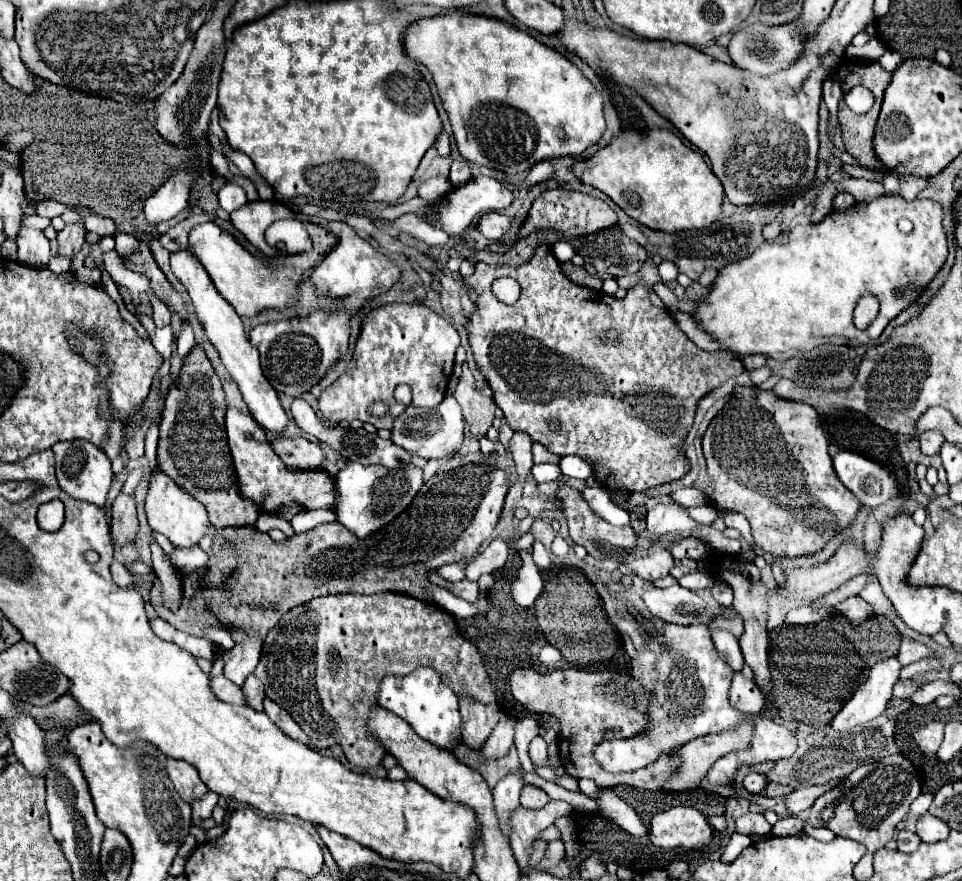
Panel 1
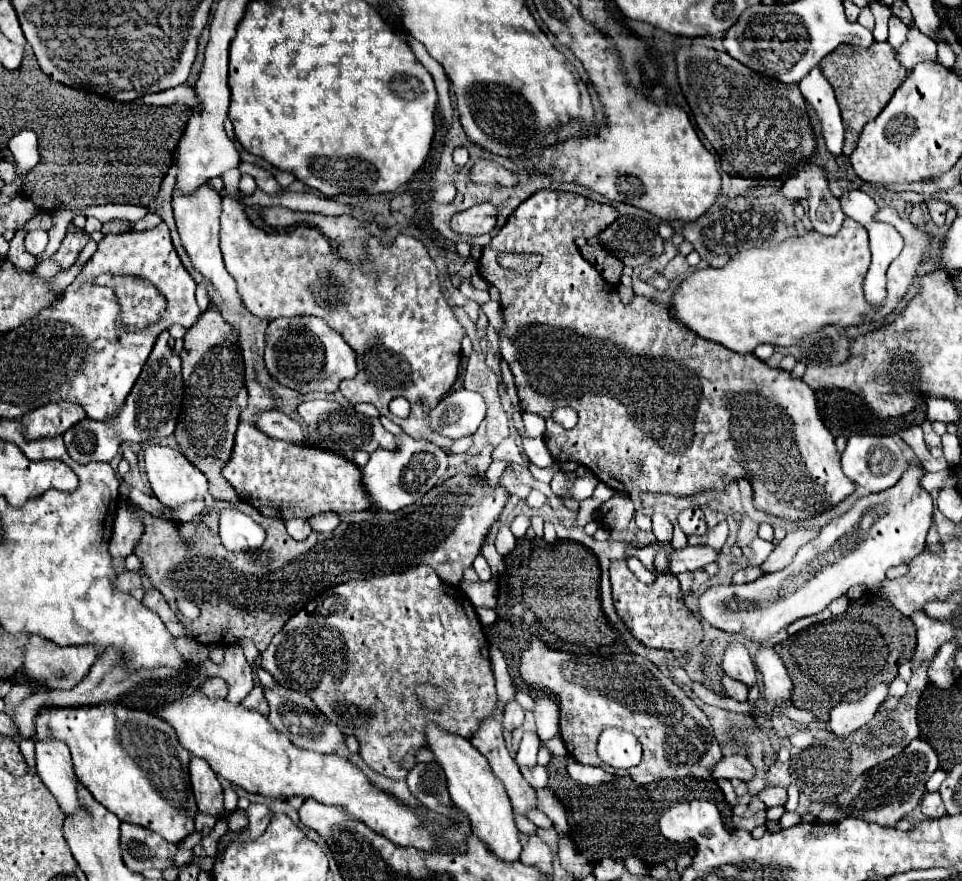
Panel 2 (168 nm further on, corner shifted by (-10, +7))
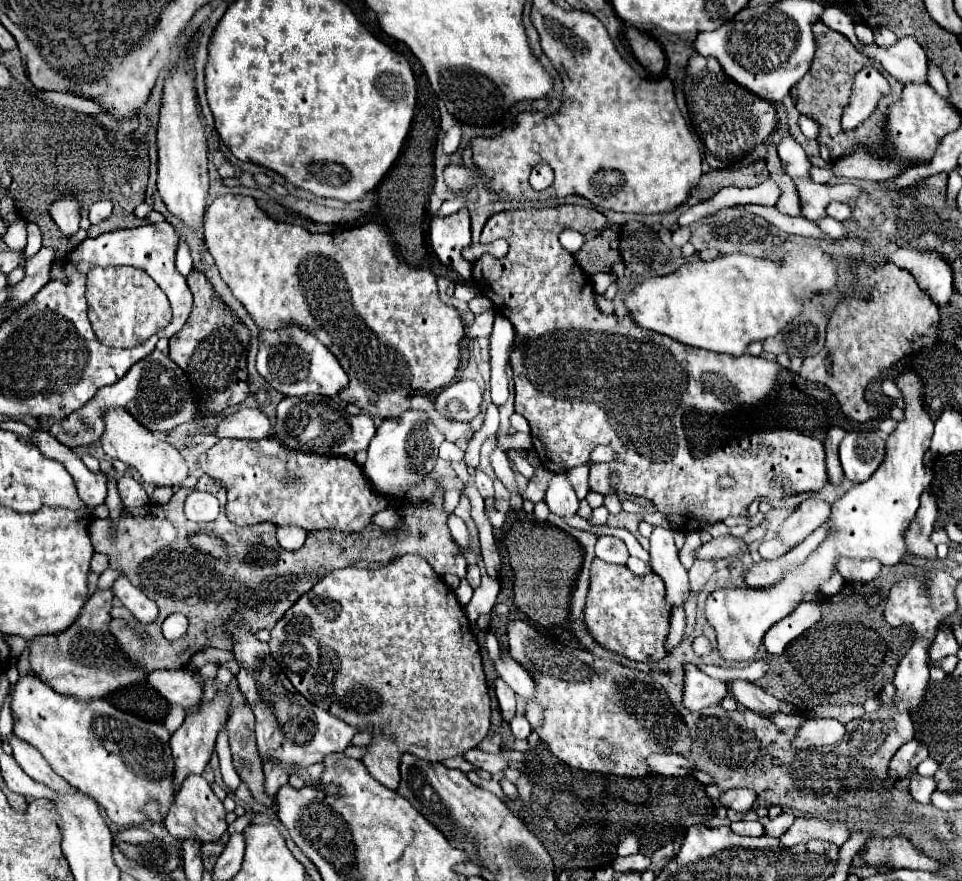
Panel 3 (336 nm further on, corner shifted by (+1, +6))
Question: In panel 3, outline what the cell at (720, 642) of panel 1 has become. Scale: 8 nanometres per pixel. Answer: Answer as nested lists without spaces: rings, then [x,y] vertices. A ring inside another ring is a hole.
[[[732,681],[732,691],[736,701],[740,701],[746,709],[754,711],[756,715],[774,717],[776,713],[780,713],[780,701],[748,681]]]

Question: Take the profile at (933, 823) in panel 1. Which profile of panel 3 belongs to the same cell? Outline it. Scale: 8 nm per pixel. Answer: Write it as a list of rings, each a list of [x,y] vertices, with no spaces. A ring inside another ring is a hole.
[[[914,773],[912,779],[910,779],[910,787],[908,787],[908,789],[910,789],[912,797],[914,797],[918,803],[930,803],[930,795],[934,793],[936,783],[934,783],[932,777],[922,777],[922,775]]]

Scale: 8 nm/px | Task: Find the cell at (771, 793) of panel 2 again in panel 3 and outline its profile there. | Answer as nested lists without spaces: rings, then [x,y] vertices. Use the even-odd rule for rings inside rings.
[[[730,789],[730,791],[726,791],[726,793],[720,795],[720,803],[724,807],[730,805],[730,809],[740,811],[740,813],[750,811],[754,801],[756,801],[756,793],[750,791],[750,789]]]

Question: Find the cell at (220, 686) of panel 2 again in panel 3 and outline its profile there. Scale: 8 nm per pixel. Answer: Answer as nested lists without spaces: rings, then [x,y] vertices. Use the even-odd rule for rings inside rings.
[[[158,669],[152,671],[146,681],[172,705],[192,707],[198,705],[202,699],[202,687],[192,679],[192,673],[186,669]]]

